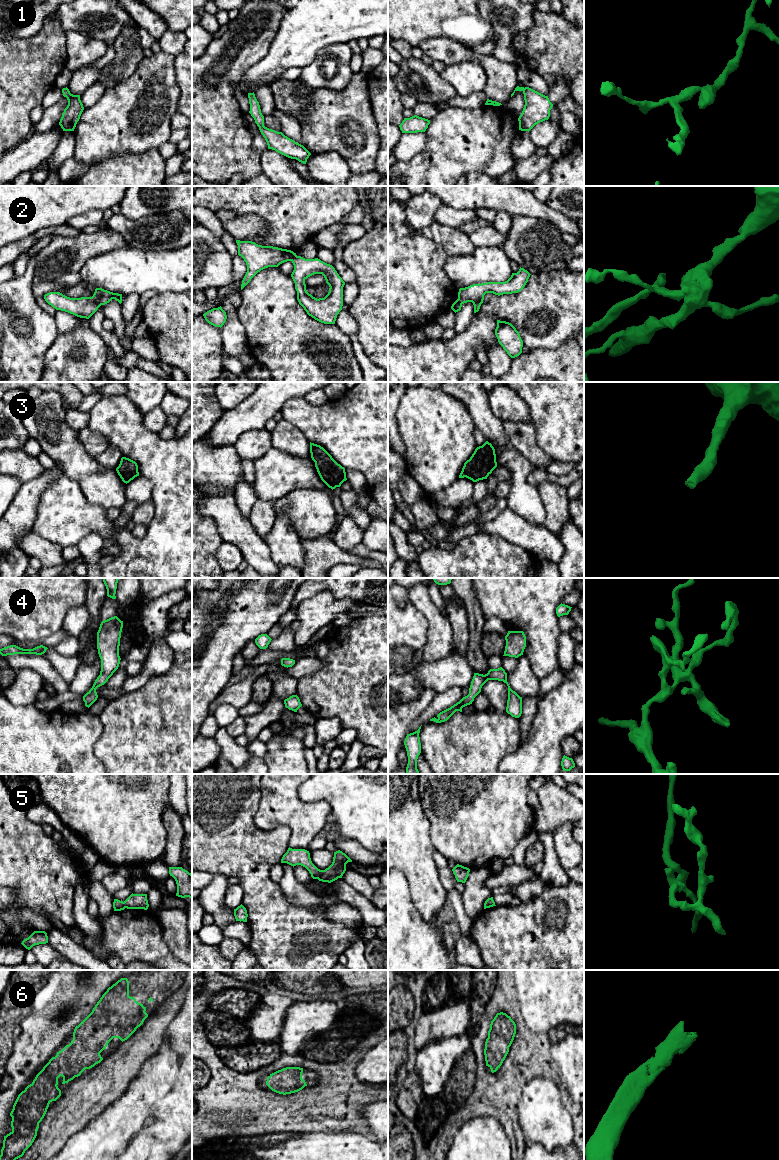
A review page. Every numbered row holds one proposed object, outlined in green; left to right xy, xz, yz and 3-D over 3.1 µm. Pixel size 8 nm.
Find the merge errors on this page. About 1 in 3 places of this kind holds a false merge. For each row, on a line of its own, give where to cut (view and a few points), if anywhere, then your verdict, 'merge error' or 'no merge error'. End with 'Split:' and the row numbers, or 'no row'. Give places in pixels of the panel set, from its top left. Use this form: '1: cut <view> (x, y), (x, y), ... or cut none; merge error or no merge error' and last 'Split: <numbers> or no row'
1: cut none; no merge error
2: cut xy (92, 296), (100, 305); merge error
3: cut none; no merge error
4: cut none; no merge error
5: cut none; no merge error
6: cut none; no merge error
Split: 2

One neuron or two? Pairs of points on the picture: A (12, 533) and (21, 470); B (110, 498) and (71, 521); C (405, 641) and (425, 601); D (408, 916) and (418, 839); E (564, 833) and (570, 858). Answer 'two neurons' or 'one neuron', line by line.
A: two neurons
B: two neurons
C: two neurons
D: two neurons
E: one neuron

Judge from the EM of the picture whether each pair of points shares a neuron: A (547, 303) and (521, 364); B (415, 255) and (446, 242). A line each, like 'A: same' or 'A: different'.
A: different
B: different

